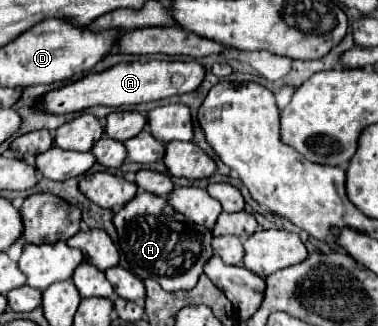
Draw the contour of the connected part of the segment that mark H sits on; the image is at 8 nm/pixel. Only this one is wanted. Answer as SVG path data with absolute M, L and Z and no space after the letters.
M148 192L136 194L114 214L112 222L118 232L120 250L126 256L130 270L142 280L156 280L168 292L192 290L202 274L204 262L208 262L208 258L214 254L210 246L212 232L204 226L188 222L188 218L182 214L176 214L176 210L172 210L162 196Z

